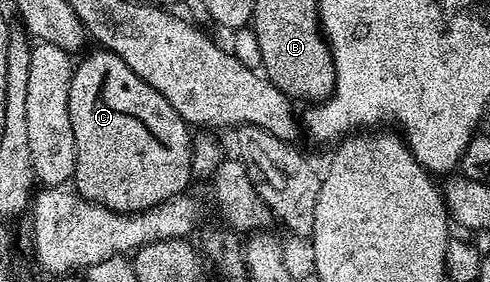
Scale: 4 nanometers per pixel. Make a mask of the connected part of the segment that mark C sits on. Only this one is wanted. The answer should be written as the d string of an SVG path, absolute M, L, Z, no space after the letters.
M105 50L94 51L98 52L90 52L82 61L79 59L75 63L72 90L68 90L68 114L72 118L72 134L76 138L76 170L72 181L73 187L84 199L104 206L113 212L143 212L160 202L172 199L173 196L183 195L189 189L186 187L189 186L190 180L192 181L190 171L191 129L186 121L180 118L180 114L176 114L176 110L172 110L172 106L168 106L168 98L164 98L164 94L160 94L160 90L152 90L152 86L148 86L148 82L144 82L144 78L136 78L136 74L132 74L132 70L128 70L124 58Z

